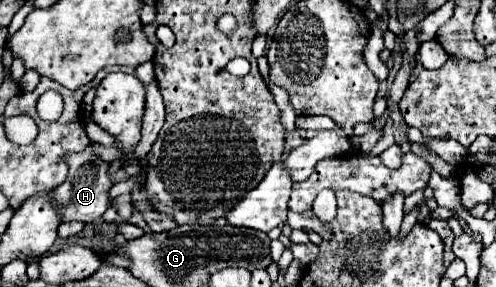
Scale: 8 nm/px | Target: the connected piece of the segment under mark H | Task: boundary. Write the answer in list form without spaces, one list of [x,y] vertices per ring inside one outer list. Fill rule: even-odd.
[[[91,145],[83,153],[75,153],[67,157],[69,163],[69,175],[63,185],[59,185],[51,197],[59,201],[59,209],[63,209],[63,221],[61,223],[71,223],[79,221],[83,225],[95,223],[109,207],[109,197],[107,191],[111,189],[111,177],[109,177],[109,163],[101,161],[93,151]]]

